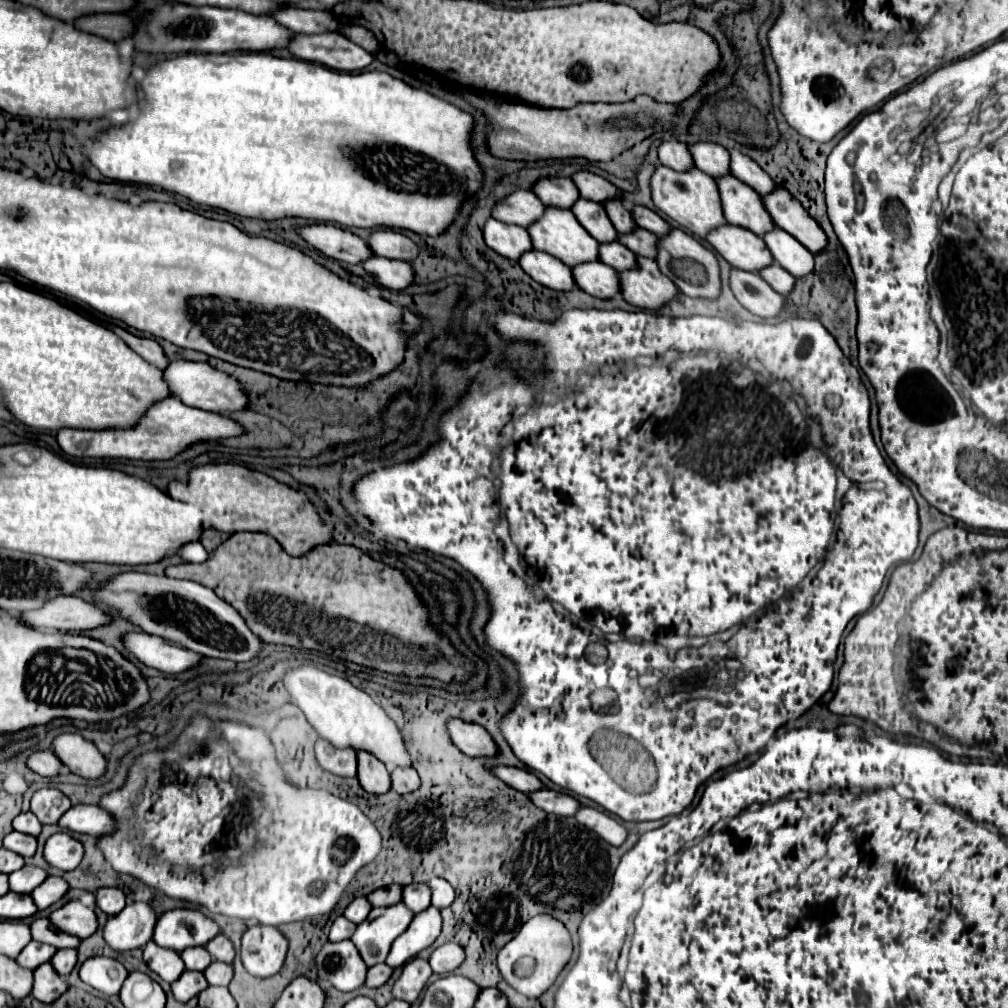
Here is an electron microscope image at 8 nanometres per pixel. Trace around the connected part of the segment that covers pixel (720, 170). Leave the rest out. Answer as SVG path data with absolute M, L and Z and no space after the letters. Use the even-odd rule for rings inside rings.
M692 142L688 144L688 152L692 154L694 166L710 176L730 174L730 156L724 146L718 142Z

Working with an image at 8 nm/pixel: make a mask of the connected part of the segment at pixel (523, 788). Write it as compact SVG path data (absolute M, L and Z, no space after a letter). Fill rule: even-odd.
M496 766L496 768L490 768L490 770L504 784L508 784L510 788L516 788L516 790L520 790L524 794L542 788L542 782L532 772L526 772L526 770L520 770L520 768L512 768L512 766Z

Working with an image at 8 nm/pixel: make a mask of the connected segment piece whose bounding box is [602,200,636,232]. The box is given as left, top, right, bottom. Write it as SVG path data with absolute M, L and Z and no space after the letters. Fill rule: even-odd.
M608 200L608 204L602 204L602 206L604 206L610 222L614 224L614 228L618 232L630 232L636 226L632 216L630 216L630 212L622 206L620 200Z

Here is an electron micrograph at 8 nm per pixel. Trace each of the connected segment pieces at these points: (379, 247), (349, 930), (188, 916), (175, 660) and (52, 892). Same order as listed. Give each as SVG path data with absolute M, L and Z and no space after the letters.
M376 228L368 238L368 248L376 256L394 258L394 260L412 260L418 256L418 246L404 234L390 228Z
M338 916L330 928L330 942L342 942L346 938L350 938L356 930L356 924L352 924L350 920L346 920L344 916Z
M170 910L158 918L152 940L160 948L182 952L184 948L204 946L218 932L218 924L198 910Z
M128 632L122 636L122 644L138 662L164 674L184 672L202 660L200 654L146 632Z
M48 876L38 888L32 890L30 896L32 896L36 908L38 910L44 910L44 908L52 906L54 902L58 902L66 894L66 890L68 890L68 884L62 878Z

